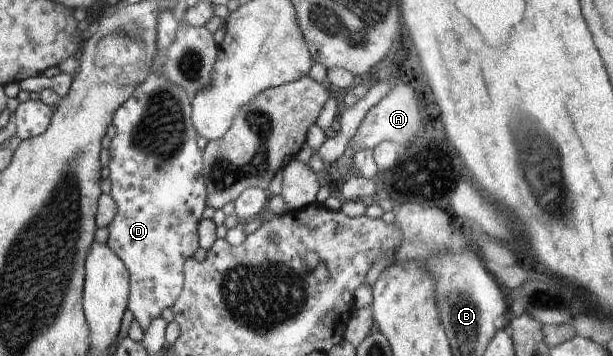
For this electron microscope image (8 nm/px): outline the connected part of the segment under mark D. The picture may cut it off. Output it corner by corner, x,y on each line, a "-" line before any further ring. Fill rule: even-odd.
150,70
148,77
134,89
131,96
125,102
122,102
122,105
113,115
112,124
116,127
117,133
116,136
112,138
111,145
108,149
110,159
104,173
105,176
110,179
111,191
109,194
117,203
117,210
119,213
116,214
116,217
108,226
109,237
107,244
110,246
110,249
114,250
115,255
124,262
124,265
128,270
130,289
127,308
132,311
134,319
141,325
144,333
147,332
151,321
160,318
160,314
167,307
172,308
176,299
181,295
185,282
185,275
183,272
185,261
188,258
192,258
199,248
198,226
200,221
203,220
203,211
207,206
207,189
203,178
203,151
200,150
196,144
196,137
198,137
198,134
191,120
191,100
192,96
188,95
182,88
171,84
162,74
156,74
154,71

